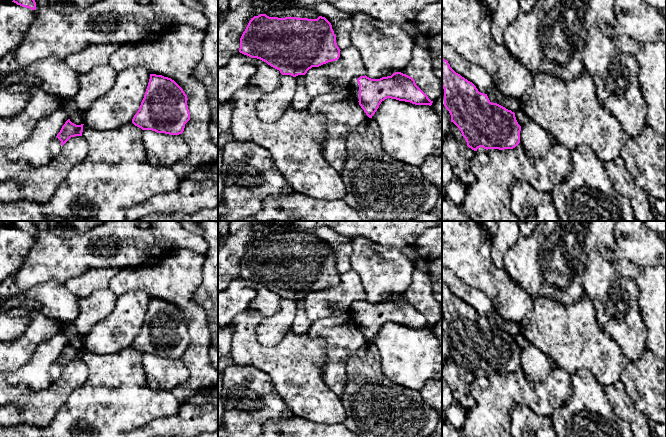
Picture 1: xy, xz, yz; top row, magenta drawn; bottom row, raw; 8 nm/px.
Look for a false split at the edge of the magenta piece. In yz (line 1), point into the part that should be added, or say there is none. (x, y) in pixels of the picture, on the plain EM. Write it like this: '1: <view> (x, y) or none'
1: none

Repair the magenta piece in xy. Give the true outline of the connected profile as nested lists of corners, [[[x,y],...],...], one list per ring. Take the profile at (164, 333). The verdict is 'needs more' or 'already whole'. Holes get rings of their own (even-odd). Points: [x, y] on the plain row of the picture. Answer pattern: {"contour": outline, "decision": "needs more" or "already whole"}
{"contour": [[[150,298],[149,307],[132,347],[142,354],[182,358],[190,344],[187,319],[171,302]]], "decision": "already whole"}

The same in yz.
{"contour": [[[442,282],[442,312],[444,313],[444,330],[451,339],[451,346],[459,352],[469,372],[474,375],[480,371],[486,374],[504,374],[513,373],[520,367],[521,350],[516,344],[515,337],[497,327],[492,327],[487,318],[479,316],[472,306],[456,297],[444,282]]], "decision": "already whole"}

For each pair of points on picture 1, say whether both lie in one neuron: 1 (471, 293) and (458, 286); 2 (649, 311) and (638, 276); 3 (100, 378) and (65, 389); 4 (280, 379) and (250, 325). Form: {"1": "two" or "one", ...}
{"1": "one", "2": "one", "3": "two", "4": "one"}

